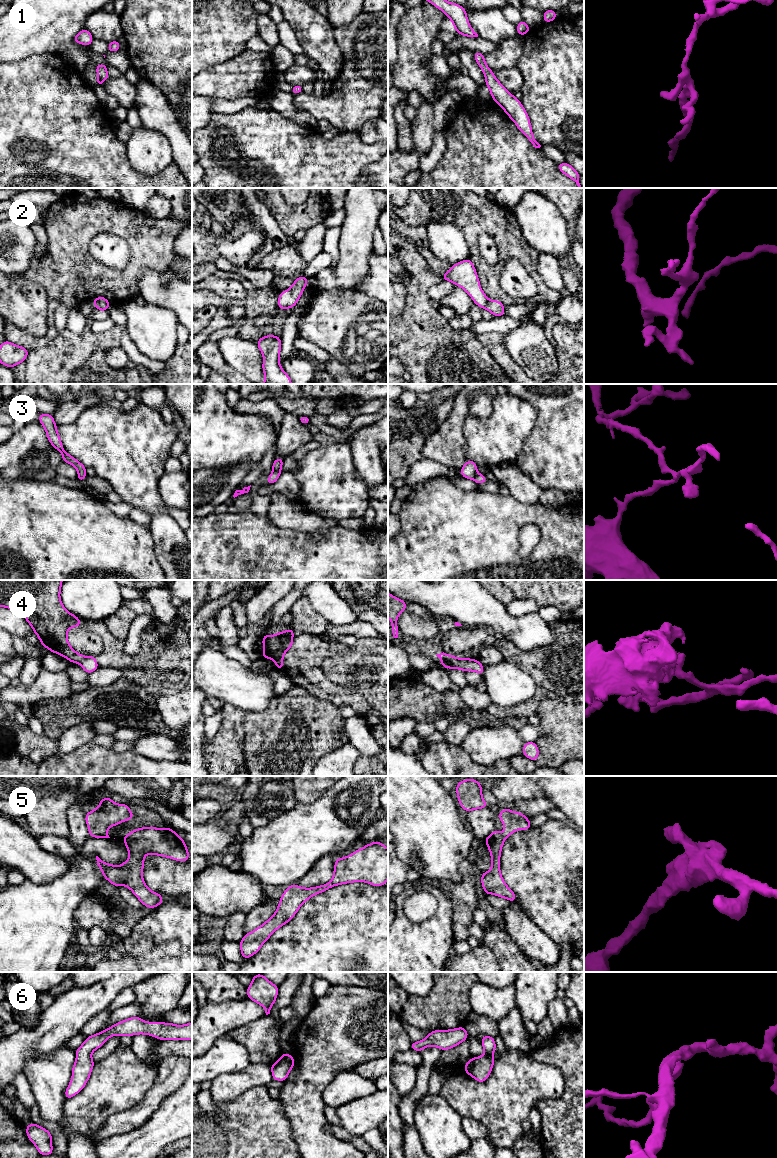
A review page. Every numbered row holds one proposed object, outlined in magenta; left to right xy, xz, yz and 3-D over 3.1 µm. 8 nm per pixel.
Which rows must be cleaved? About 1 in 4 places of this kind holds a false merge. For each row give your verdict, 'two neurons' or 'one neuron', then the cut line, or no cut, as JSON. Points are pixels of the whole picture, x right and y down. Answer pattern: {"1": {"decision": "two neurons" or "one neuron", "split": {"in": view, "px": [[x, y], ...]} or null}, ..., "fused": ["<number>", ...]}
{"1": {"decision": "one neuron", "split": null}, "2": {"decision": "one neuron", "split": null}, "3": {"decision": "two neurons", "split": {"in": "xz", "px": [[273, 469], [280, 472]]}}, "4": {"decision": "two neurons", "split": {"in": "xz", "px": [[280, 633], [276, 649]]}}, "5": {"decision": "one neuron", "split": null}, "6": {"decision": "one neuron", "split": null}, "fused": ["3", "4"]}

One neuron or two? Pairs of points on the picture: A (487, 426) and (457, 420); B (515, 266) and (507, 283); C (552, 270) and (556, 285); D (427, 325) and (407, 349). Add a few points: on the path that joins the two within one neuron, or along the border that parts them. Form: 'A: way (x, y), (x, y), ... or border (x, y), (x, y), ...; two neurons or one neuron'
A: border (468, 415), (462, 426), (463, 436), (467, 444); two neurons
B: way (513, 270), (510, 279); one neuron
C: way (552, 274), (554, 281); one neuron
D: way (421, 331), (420, 336), (413, 343); one neuron

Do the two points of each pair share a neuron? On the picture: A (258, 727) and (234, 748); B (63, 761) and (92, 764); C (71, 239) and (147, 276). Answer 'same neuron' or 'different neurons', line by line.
A: different neurons
B: same neuron
C: different neurons

